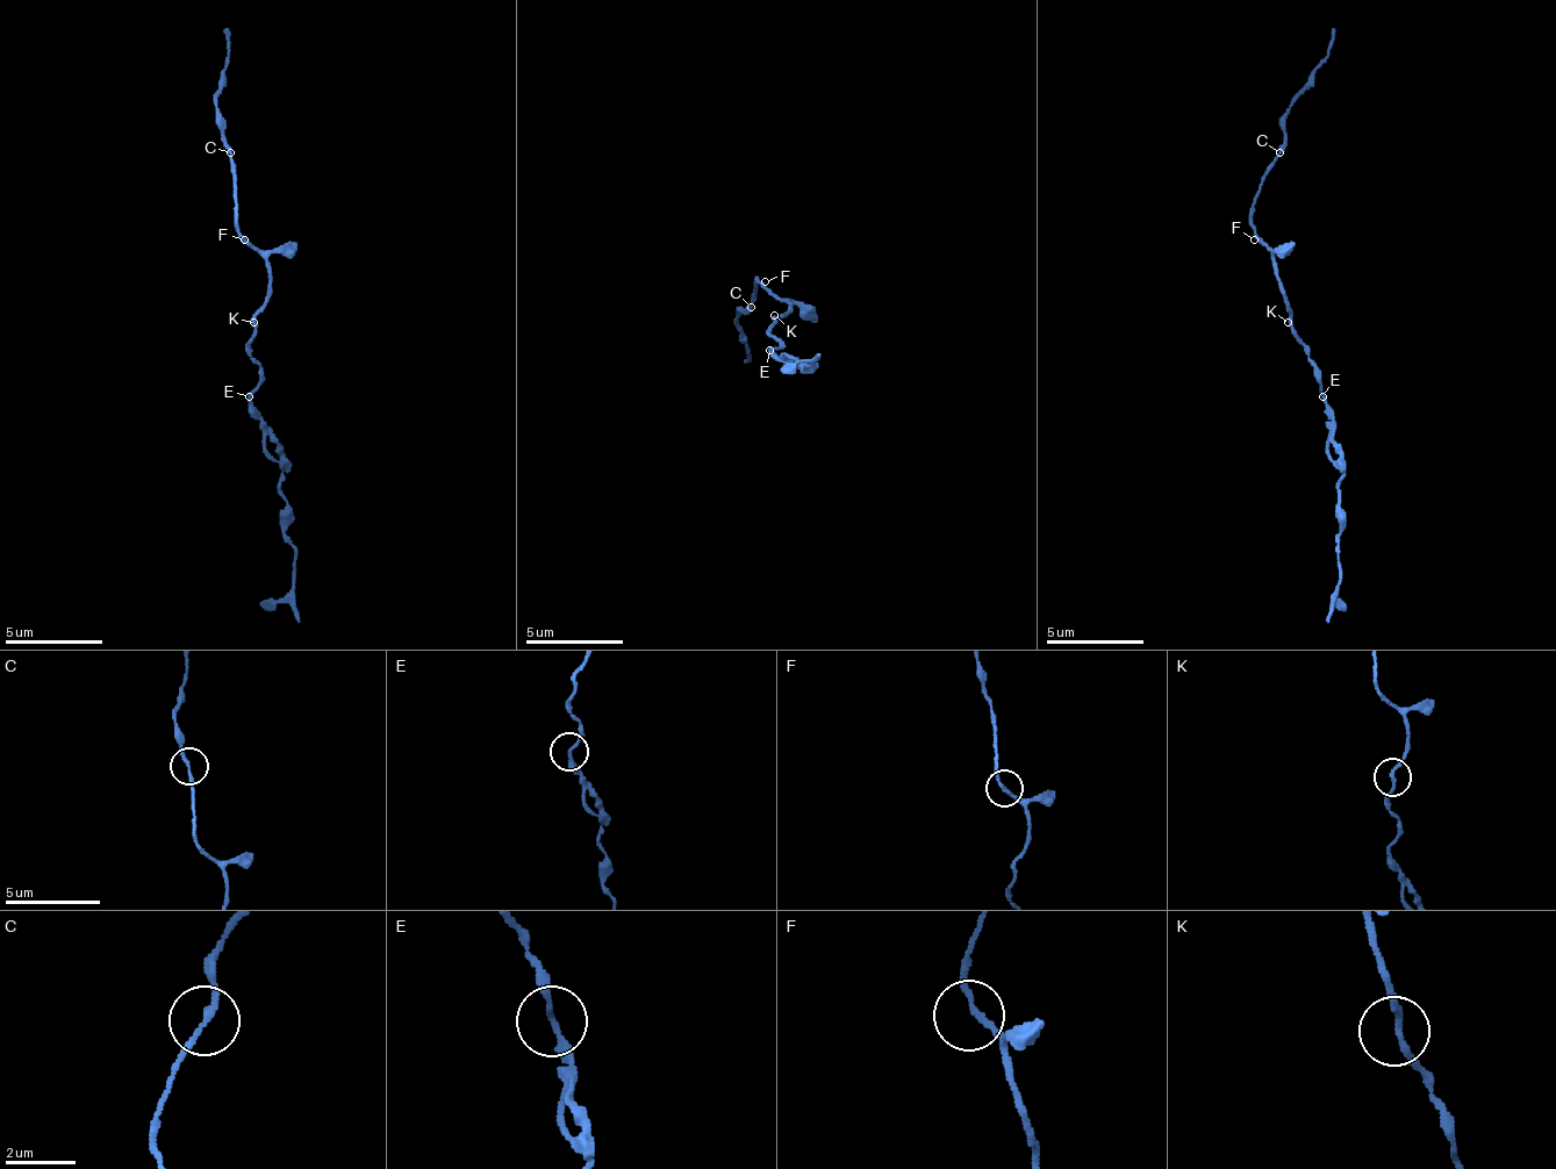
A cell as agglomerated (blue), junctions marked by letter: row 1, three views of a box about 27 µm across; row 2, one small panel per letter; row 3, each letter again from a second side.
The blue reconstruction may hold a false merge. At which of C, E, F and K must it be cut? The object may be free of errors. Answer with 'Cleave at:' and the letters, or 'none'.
Cleave at: none

